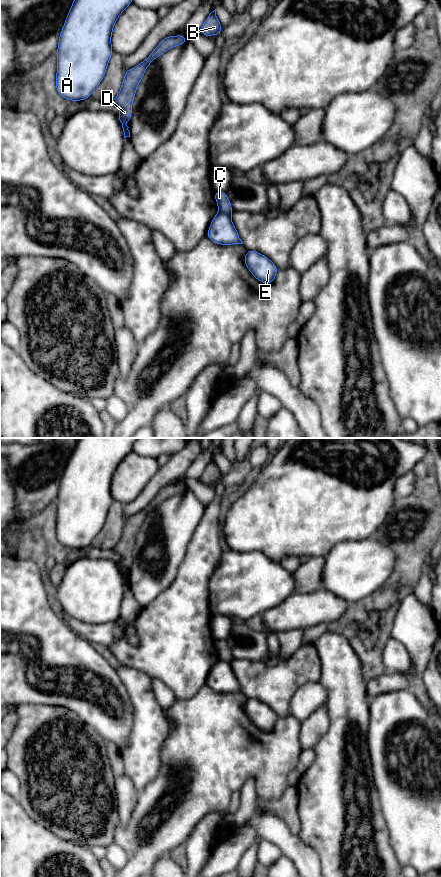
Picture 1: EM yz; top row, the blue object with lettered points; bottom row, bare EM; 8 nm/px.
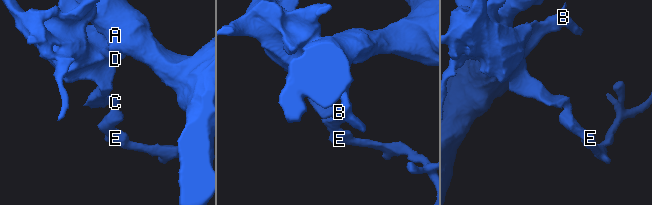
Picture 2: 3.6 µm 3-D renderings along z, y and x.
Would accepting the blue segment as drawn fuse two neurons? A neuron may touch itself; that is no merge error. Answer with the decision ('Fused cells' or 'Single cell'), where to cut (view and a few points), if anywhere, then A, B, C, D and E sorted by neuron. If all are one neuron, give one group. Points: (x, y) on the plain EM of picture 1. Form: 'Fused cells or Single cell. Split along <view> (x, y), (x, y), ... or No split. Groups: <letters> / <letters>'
Fused cells. Split along yz (219, 659), (230, 663). Groups: A E / B C D

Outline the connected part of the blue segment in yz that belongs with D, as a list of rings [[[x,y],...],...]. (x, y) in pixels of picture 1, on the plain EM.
[[[179,482],[177,484],[168,484],[164,486],[157,495],[151,500],[151,502],[140,512],[132,517],[125,519],[122,534],[118,543],[111,549],[120,556],[120,561],[117,563],[124,580],[124,586],[130,585],[130,580],[126,569],[131,569],[132,564],[132,551],[137,538],[137,535],[144,523],[147,515],[160,503],[168,499],[169,497],[185,492],[188,487]]]

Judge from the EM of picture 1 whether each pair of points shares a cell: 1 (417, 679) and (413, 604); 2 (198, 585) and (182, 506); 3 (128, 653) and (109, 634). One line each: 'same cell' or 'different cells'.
1: same cell
2: different cells
3: different cells

